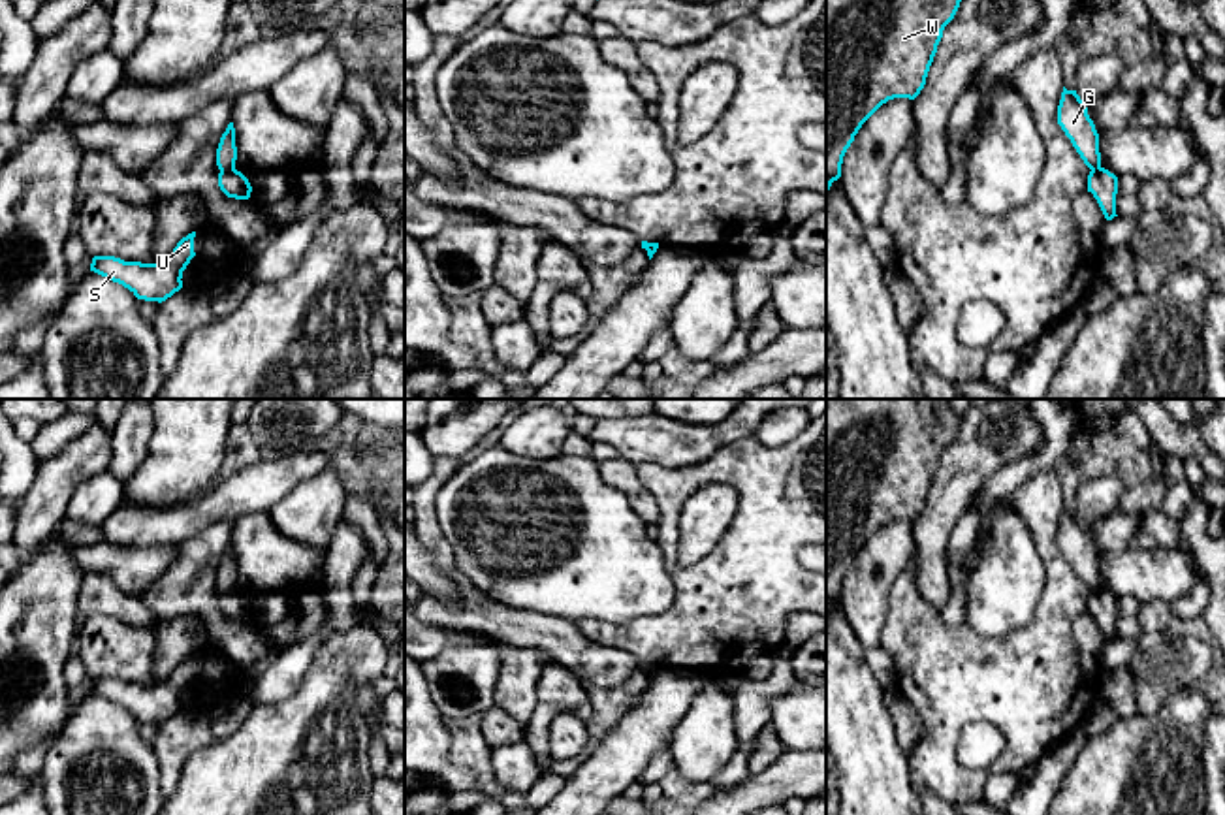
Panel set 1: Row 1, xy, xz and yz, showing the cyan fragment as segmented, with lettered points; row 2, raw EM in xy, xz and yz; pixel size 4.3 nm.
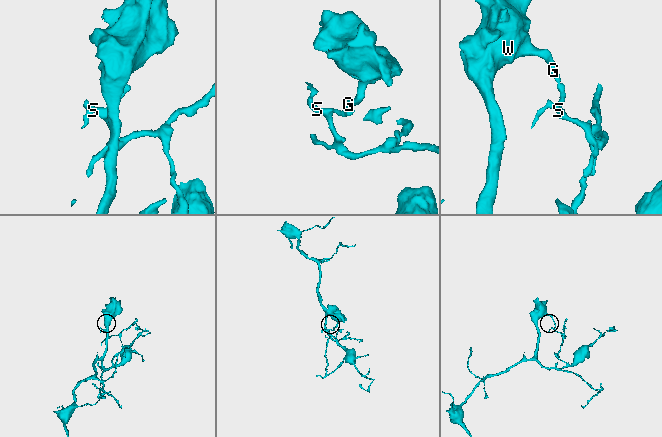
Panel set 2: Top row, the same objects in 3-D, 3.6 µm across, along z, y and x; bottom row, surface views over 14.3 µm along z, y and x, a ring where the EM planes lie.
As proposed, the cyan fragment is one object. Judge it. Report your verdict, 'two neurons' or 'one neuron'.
two neurons

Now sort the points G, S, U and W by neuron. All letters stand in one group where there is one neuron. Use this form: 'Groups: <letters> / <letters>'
Groups: G W / S U

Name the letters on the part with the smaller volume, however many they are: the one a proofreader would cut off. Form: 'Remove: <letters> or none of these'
Remove: S, U

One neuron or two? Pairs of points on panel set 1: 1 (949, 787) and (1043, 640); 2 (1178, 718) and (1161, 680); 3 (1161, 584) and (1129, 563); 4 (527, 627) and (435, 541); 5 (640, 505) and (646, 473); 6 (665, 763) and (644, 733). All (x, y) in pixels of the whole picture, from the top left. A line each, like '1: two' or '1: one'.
1: one
2: two
3: one
4: one
5: two
6: two

